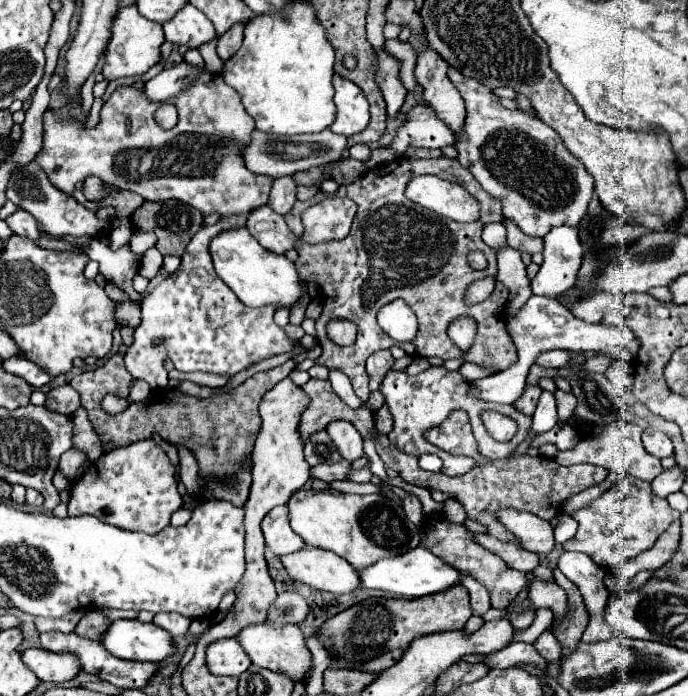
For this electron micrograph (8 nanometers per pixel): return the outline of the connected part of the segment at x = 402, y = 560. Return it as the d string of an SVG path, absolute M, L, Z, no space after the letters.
M421 545L403 555L379 559L375 565L363 569L359 575L361 575L363 587L384 591L397 597L403 597L403 599L417 599L417 597L441 593L441 591L447 591L449 587L461 585L461 573L449 567L447 563L443 563L439 557L435 557L429 549Z

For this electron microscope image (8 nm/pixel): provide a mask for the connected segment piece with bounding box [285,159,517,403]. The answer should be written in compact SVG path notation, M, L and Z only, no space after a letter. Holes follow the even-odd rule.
M395 159L387 165L369 169L361 179L355 183L339 187L335 195L348 197L359 205L359 211L355 215L353 227L349 237L341 241L329 241L329 243L317 243L309 245L301 241L303 225L301 225L301 213L319 203L329 194L319 191L309 201L297 201L293 209L285 215L285 223L297 235L295 251L299 253L299 259L295 261L295 267L301 275L301 279L317 279L321 293L323 293L323 315L317 319L317 341L323 347L323 355L317 359L319 365L331 365L341 369L347 377L351 377L355 395L365 403L369 397L369 377L365 373L365 359L379 351L389 349L391 345L399 345L405 349L411 357L441 357L441 359L455 359L465 357L465 361L473 361L485 367L493 367L497 371L503 371L517 363L517 349L513 347L513 341L509 339L509 333L505 331L505 303L509 297L509 289L497 281L493 295L481 303L467 307L463 297L467 287L483 277L493 277L497 273L497 257L491 247L487 247L481 239L481 231L487 223L499 223L503 221L501 213L501 201L497 201L491 195L485 195L485 199L479 199L481 203L481 215L475 223L457 223L449 221L445 217L439 217L437 213L409 201L405 197L407 183L419 175L419 169L425 169L425 161L411 161L411 159ZM479 249L485 253L489 267L485 271L473 271L467 265L467 255ZM393 299L405 299L405 303L413 309L419 321L419 331L413 341L399 343L391 339L377 323L377 311L387 305ZM459 317L471 317L477 321L479 329L479 343L473 343L471 349L463 355L459 347L449 339L447 329L449 325ZM331 319L349 319L357 325L357 341L351 347L335 345L327 333L325 325Z

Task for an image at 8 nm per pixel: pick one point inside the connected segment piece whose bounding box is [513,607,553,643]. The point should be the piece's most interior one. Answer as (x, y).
(543, 618)

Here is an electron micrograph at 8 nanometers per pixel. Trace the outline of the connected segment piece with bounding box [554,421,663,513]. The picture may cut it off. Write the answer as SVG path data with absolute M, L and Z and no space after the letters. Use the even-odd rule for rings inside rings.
M615 421L615 423L609 423L599 435L581 439L573 449L569 449L569 451L559 451L554 459L557 463L561 463L561 465L591 463L591 465L605 467L605 469L609 471L607 479L605 479L603 483L599 483L597 487L587 489L587 491L581 491L581 493L569 497L569 499L563 503L561 511L563 511L563 513L573 513L573 511L577 511L579 507L585 507L587 503L591 503L593 499L597 499L597 497L599 497L601 493L605 493L613 483L617 483L617 479L625 477L627 473L631 473L633 477L643 479L643 481L653 481L653 479L663 471L663 467L661 467L661 461L659 461L657 457L649 455L649 453L643 449L643 445L641 445L641 433L643 433L643 429L641 429L639 425L633 425L633 423L627 423L627 421ZM567 453L571 453L571 459L569 459L569 461L567 461L567 457L565 457Z

